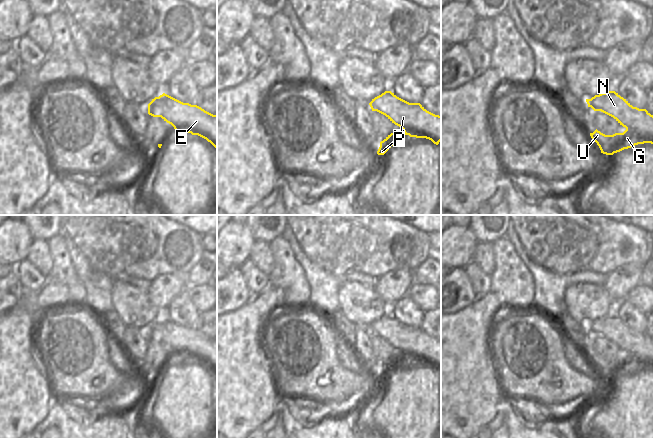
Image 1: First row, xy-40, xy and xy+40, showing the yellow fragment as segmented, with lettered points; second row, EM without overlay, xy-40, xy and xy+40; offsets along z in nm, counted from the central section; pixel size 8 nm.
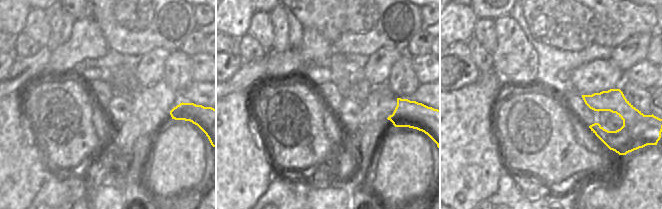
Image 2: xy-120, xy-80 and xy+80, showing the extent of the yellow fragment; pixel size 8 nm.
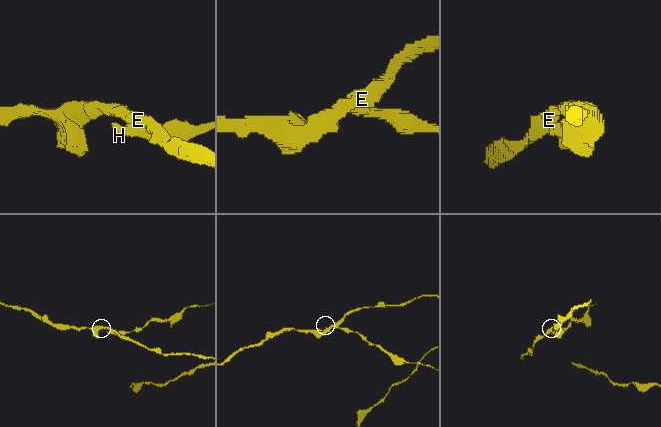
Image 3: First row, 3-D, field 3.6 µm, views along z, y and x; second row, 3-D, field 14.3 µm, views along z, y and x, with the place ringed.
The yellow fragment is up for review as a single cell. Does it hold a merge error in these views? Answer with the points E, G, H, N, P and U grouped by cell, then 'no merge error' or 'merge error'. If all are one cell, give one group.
E N P / G H U; merge error

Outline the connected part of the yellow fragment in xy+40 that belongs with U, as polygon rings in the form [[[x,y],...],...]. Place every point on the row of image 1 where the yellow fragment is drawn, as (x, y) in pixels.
[[[596,129],[590,136],[599,146],[601,153],[606,155],[613,155],[638,144],[653,144],[653,134],[635,129],[626,129],[623,133],[613,135],[605,135]]]

